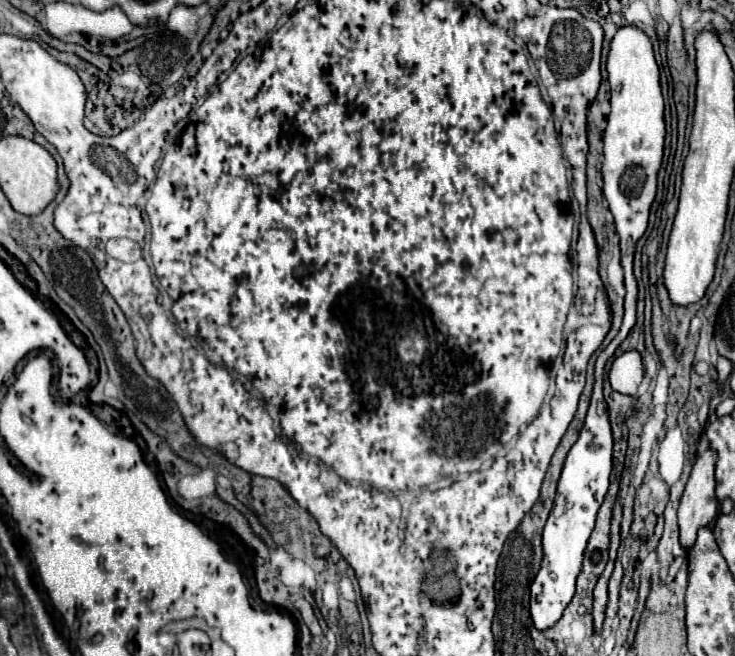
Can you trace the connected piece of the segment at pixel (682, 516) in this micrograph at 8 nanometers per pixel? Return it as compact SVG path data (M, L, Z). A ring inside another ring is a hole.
M701 445L693 473L685 485L679 503L679 541L685 551L691 551L697 531L707 527L719 513L715 499L715 453Z

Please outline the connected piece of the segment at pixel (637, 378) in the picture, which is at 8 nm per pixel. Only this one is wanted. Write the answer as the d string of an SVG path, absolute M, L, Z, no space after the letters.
M627 351L617 357L609 373L611 387L625 395L637 395L637 389L643 381L643 363L637 351Z

